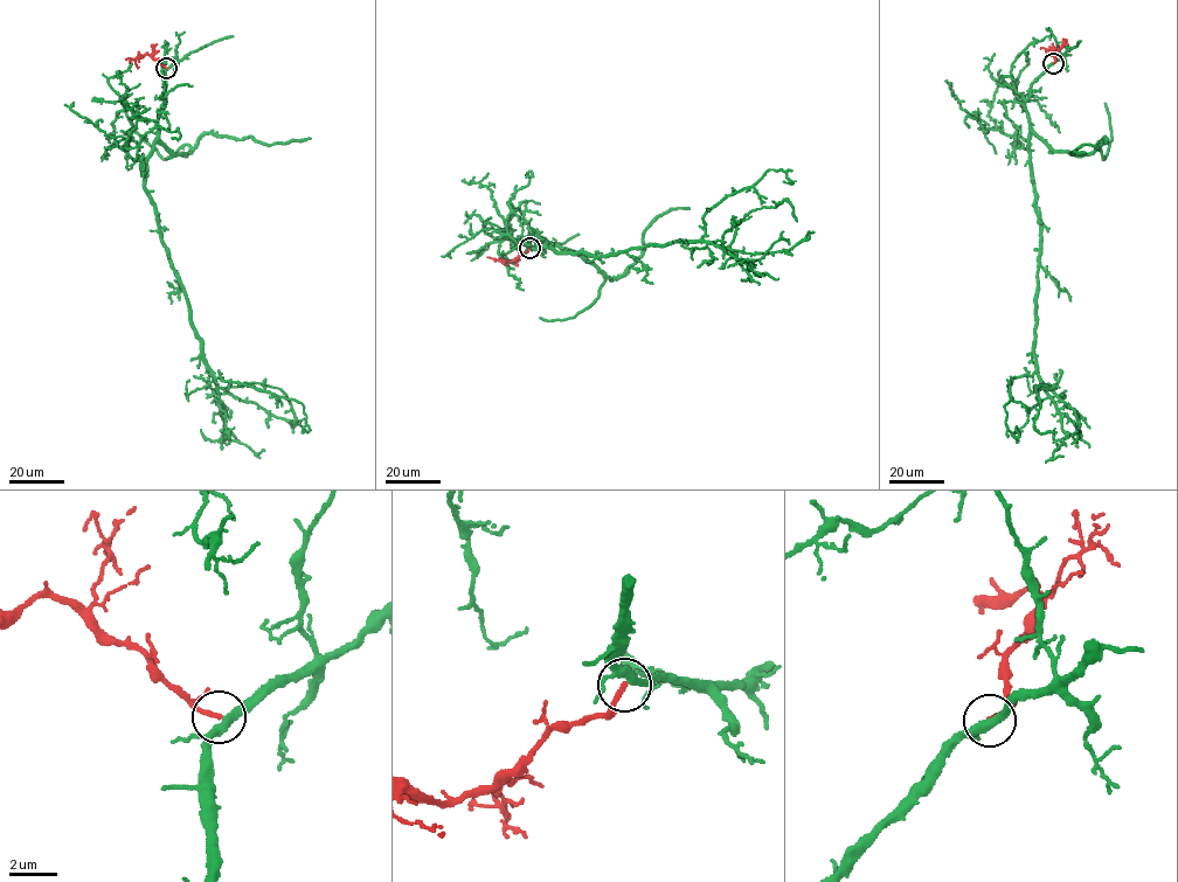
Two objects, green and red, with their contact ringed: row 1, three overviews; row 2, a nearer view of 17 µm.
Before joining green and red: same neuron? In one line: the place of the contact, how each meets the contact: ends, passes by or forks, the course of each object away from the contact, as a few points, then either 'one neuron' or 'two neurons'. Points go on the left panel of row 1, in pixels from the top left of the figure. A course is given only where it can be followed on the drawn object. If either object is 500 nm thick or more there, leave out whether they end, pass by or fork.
(166, 68) | green passes by | red ends | green via (167, 68), (144, 191), (202, 360), (221, 380), (296, 400), (306, 416), (304, 431), (300, 423) | red via (166, 68), (146, 54), (125, 58) | one neuron

